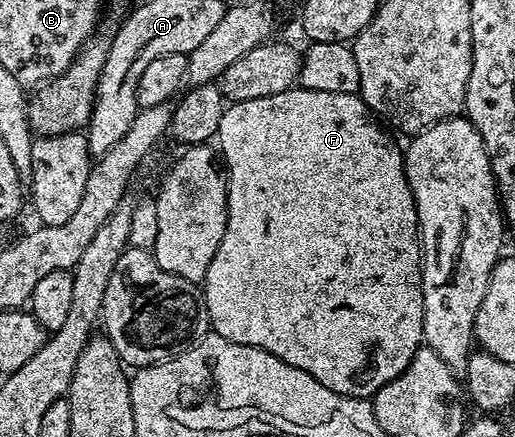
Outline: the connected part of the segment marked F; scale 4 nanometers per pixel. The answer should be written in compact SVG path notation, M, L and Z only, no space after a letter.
M295 86L268 98L252 98L248 102L233 102L226 106L216 135L216 144L218 142L217 147L228 173L230 217L220 250L216 250L216 258L212 258L212 266L208 266L204 281L211 329L237 344L263 348L268 354L288 362L288 366L296 366L296 370L312 374L320 386L328 386L328 390L345 396L373 398L386 383L392 382L408 367L418 348L424 344L422 242L418 207L406 177L403 149L400 144L398 148L389 134L363 102L361 95L321 92Z

